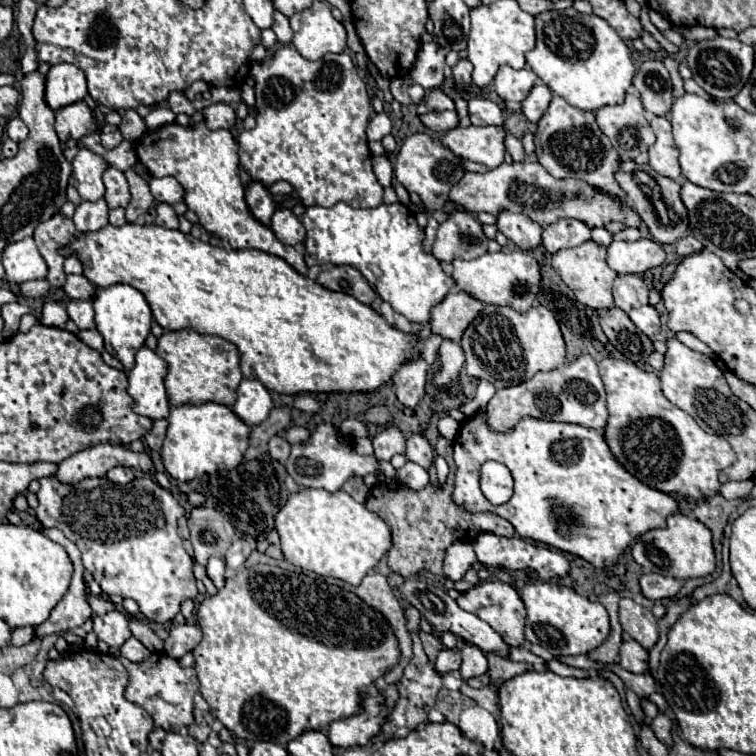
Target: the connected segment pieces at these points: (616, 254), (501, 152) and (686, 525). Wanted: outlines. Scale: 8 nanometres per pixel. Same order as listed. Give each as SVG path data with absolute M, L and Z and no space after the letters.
M652 237L638 239L634 243L612 241L608 247L608 265L616 273L646 273L654 267L662 267L666 263L666 251L662 243Z
M484 125L484 127L456 127L442 137L442 143L450 147L456 155L468 161L484 163L490 169L496 169L506 155L506 127L502 125Z
M682 513L670 515L666 529L654 529L648 531L646 535L640 535L636 545L632 547L632 557L636 563L644 567L644 573L672 575L680 581L694 577L708 577L716 569L716 555L712 547L710 529L698 519L686 517Z

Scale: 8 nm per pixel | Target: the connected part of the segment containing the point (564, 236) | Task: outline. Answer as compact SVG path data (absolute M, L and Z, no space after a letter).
M560 219L558 223L552 223L544 229L542 245L546 247L548 253L554 255L562 249L576 247L576 245L588 241L590 233L592 233L592 229L578 219Z

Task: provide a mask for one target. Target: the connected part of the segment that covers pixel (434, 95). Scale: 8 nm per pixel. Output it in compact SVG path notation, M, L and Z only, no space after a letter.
M442 89L426 91L424 103L426 103L428 111L446 111L446 109L454 109L454 101L452 101Z

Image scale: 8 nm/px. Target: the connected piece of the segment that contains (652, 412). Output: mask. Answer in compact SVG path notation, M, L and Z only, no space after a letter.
M604 359L598 363L600 377L608 393L606 443L618 461L638 479L666 493L678 493L688 501L718 493L718 471L736 461L736 453L724 437L706 433L686 411L674 407L660 389L660 379L652 371L642 371L634 363Z

